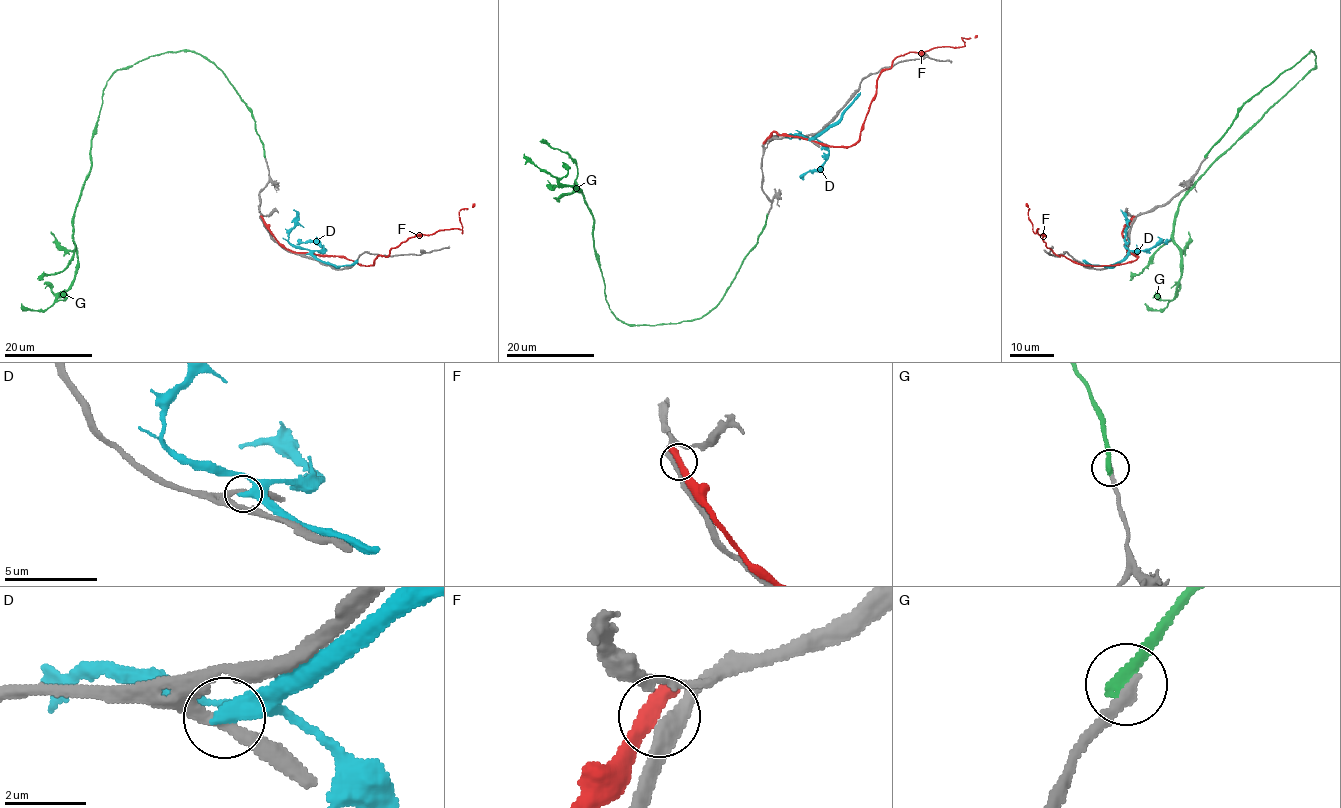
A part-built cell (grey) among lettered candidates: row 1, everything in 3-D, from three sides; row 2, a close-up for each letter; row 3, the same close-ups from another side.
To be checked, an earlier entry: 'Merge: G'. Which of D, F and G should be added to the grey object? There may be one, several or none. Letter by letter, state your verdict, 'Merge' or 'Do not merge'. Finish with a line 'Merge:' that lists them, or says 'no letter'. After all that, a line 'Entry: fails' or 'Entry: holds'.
D: Do not merge
F: Do not merge
G: Do not merge
Merge: no letter
Entry: fails

